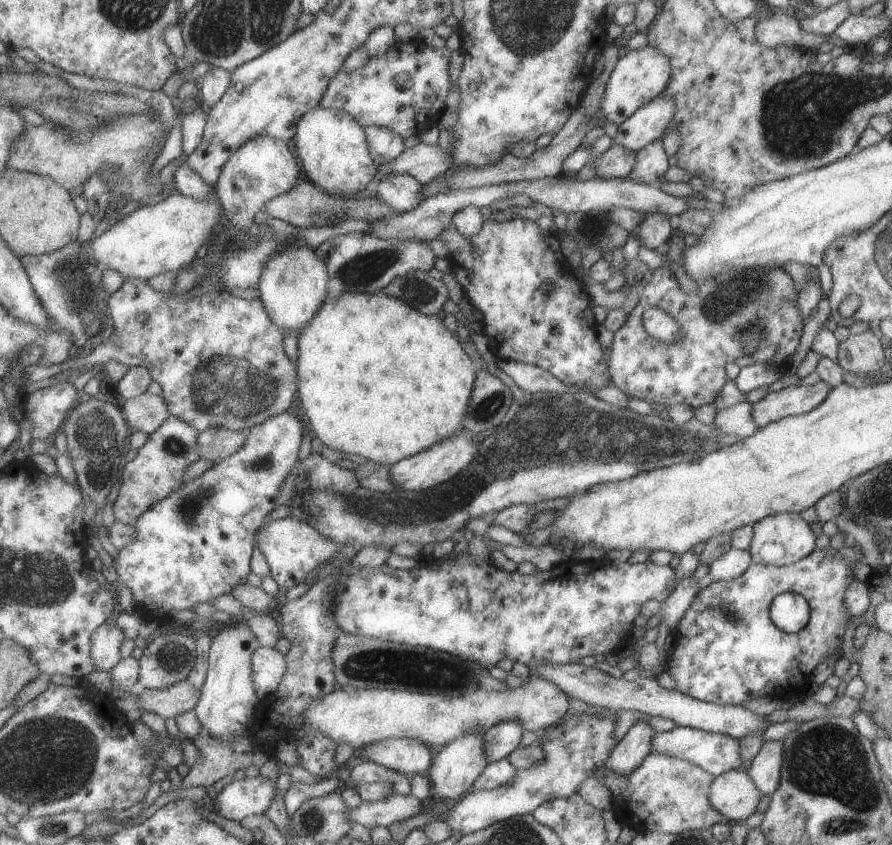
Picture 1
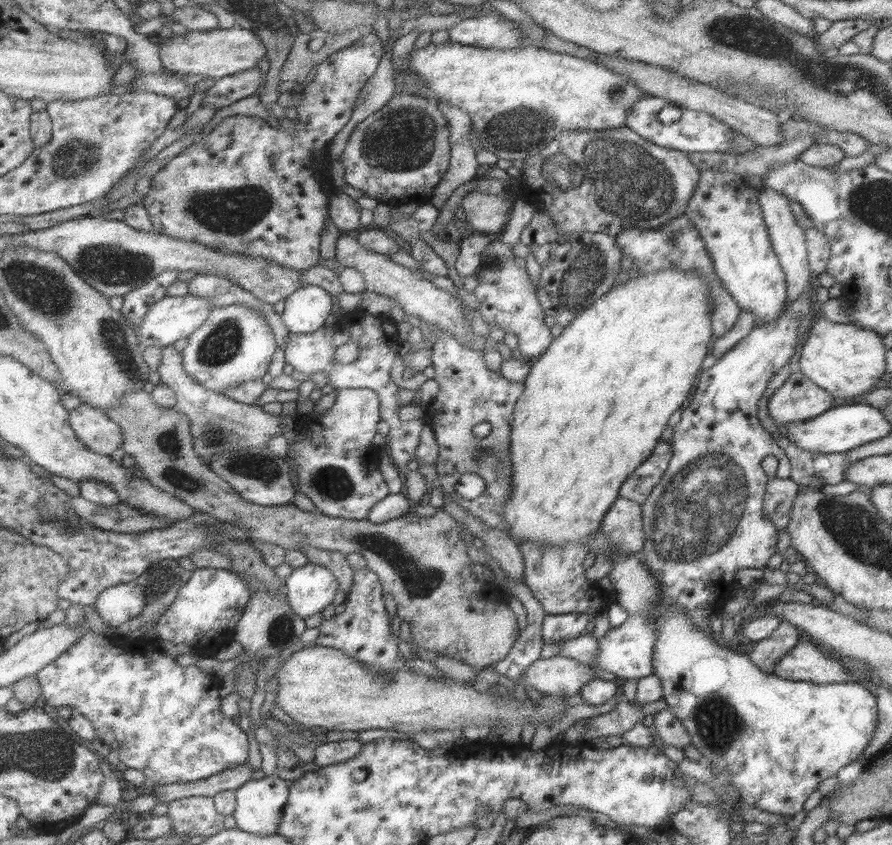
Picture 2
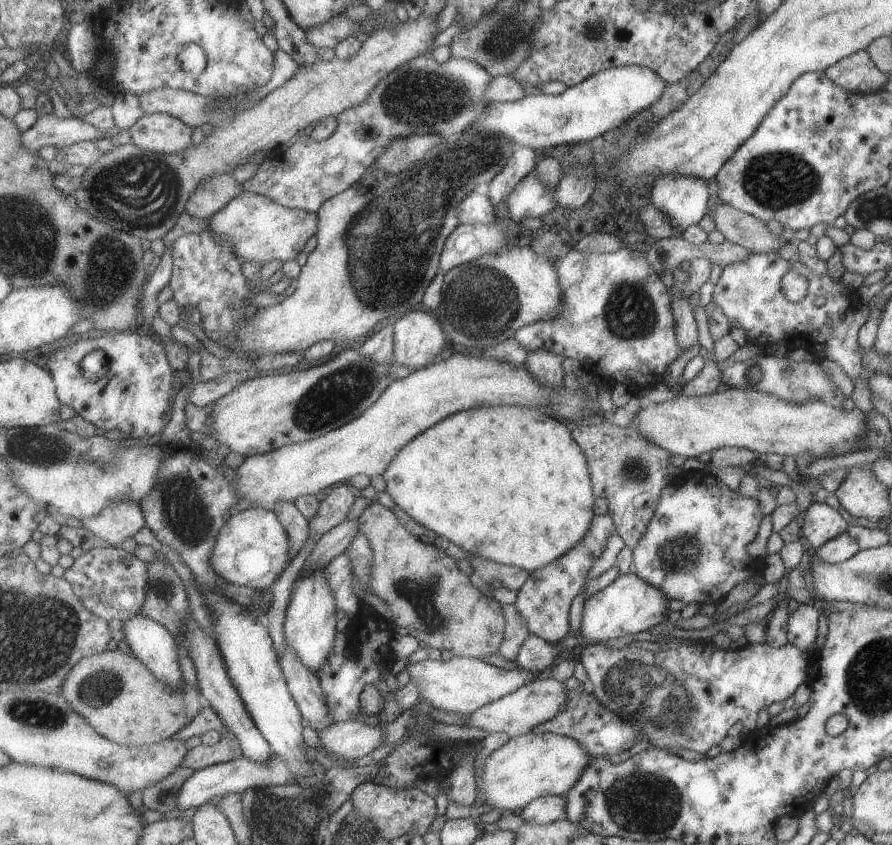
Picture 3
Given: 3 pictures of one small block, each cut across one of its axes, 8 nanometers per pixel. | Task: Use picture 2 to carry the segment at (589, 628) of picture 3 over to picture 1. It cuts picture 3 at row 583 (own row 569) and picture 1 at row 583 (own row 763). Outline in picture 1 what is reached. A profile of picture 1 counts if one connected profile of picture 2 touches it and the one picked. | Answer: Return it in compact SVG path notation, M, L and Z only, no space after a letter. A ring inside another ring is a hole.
M844 544L843 550L832 550L824 548L823 550L815 550L807 554L804 558L797 560L795 563L784 566L772 566L750 563L749 567L736 578L729 581L712 581L705 587L702 587L699 592L695 593L695 597L683 617L679 620L676 627L676 639L674 640L675 650L667 654L665 671L673 678L676 688L681 695L689 696L690 698L712 703L720 706L741 705L750 702L756 698L762 697L779 697L782 694L787 694L787 687L799 687L803 683L803 678L812 674L812 671L817 667L817 664L823 663L826 659L833 657L838 651L842 654L842 649L845 648L842 636L846 625L850 620L849 614L844 608L844 593L848 585L854 580L853 572L851 572L854 562L862 562L863 556L859 545ZM785 592L793 592L803 596L809 608L809 617L807 625L801 628L797 633L785 633L776 628L773 622L769 619L769 608L773 598Z

